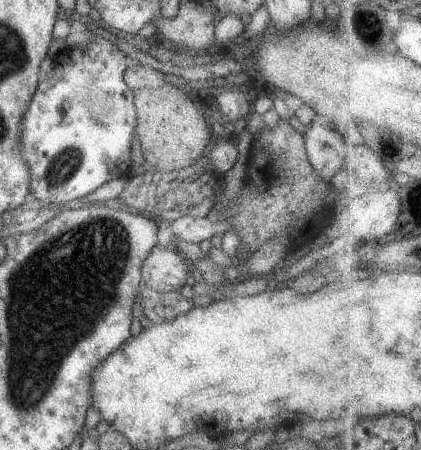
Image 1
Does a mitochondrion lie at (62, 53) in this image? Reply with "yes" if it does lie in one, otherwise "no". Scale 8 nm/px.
no

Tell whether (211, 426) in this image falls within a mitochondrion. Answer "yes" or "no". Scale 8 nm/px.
no

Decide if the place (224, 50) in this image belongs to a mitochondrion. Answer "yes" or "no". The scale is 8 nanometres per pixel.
no

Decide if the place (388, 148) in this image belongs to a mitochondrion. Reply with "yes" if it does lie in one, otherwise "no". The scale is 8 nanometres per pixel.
yes

